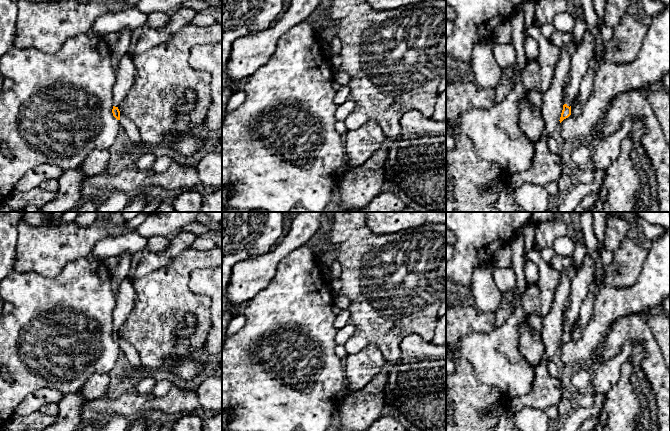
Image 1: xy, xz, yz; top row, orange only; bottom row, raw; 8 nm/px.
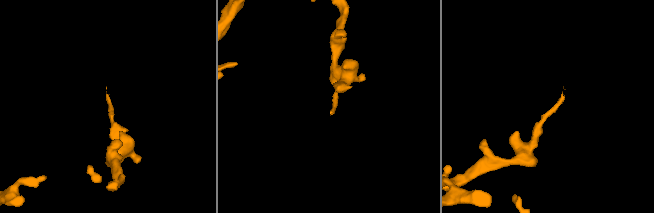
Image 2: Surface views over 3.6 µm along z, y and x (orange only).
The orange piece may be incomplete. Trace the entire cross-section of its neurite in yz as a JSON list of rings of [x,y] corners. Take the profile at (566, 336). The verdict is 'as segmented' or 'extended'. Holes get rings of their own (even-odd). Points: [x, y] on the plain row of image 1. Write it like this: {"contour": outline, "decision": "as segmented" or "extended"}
{"contour": [[[587,253],[578,274],[570,284],[570,306],[563,313],[563,334],[560,347],[571,339],[571,329],[579,316],[583,301],[589,293],[589,286],[593,282],[595,273],[595,262]]], "decision": "extended"}

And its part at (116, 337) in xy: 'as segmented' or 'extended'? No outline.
extended

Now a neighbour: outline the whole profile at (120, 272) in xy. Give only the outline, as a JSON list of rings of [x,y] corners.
[[[122,253],[119,256],[119,264],[111,272],[111,286],[114,296],[118,293],[119,284],[128,277],[132,255],[129,253]]]

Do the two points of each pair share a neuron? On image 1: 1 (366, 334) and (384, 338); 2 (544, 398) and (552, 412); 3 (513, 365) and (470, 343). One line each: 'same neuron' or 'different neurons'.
1: same neuron
2: different neurons
3: same neuron

